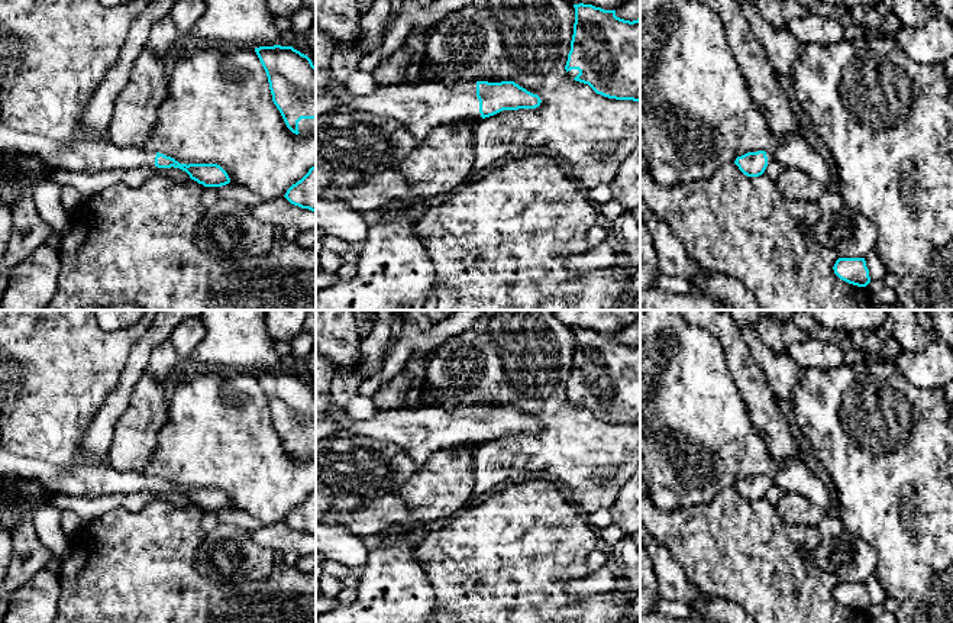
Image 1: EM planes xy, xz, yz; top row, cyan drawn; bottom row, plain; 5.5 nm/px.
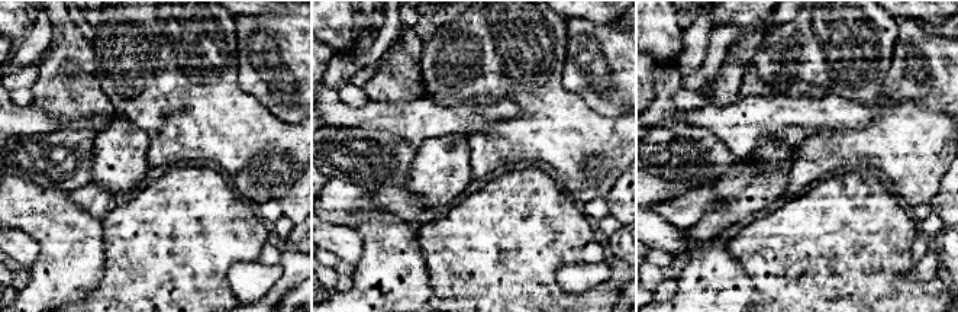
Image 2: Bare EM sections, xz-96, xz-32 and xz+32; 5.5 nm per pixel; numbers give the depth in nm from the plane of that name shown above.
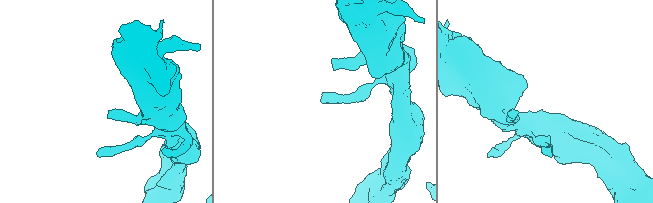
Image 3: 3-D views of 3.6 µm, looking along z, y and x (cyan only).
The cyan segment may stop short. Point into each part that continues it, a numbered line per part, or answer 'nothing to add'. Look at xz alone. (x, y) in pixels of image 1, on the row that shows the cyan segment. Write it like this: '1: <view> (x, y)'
1: xz (422, 106)

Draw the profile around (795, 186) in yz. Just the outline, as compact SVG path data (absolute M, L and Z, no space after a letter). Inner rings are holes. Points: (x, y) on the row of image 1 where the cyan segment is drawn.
M791 168L784 170L779 175L776 188L788 201L814 203L826 193L827 185L799 170Z

